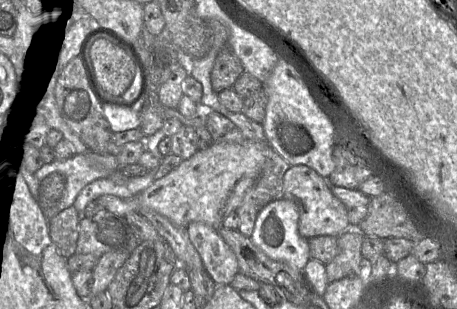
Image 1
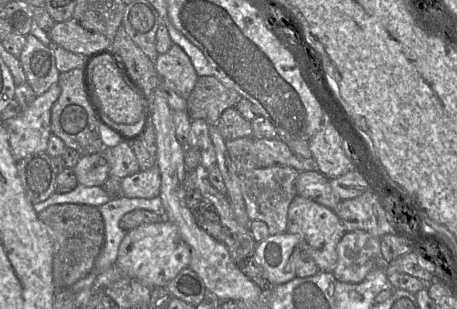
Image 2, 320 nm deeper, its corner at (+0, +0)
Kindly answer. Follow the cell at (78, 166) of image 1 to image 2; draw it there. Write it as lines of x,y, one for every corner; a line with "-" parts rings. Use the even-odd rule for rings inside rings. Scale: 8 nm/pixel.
78,184
72,191
67,193
54,192
46,200
34,204
35,211
39,214
42,210
53,204
74,203
87,204
98,207
110,200
109,195
102,186
87,187

